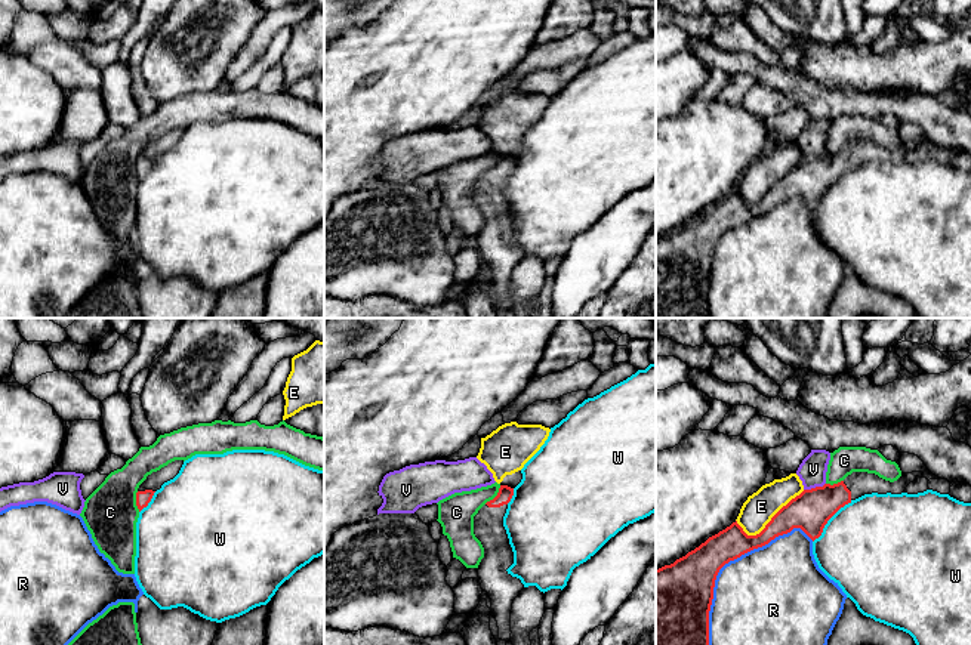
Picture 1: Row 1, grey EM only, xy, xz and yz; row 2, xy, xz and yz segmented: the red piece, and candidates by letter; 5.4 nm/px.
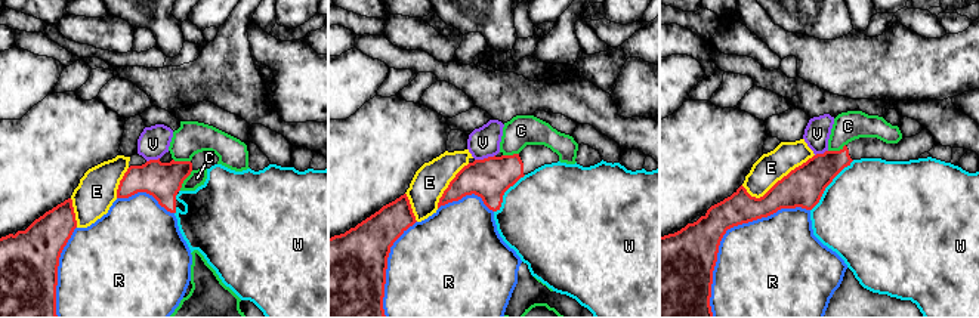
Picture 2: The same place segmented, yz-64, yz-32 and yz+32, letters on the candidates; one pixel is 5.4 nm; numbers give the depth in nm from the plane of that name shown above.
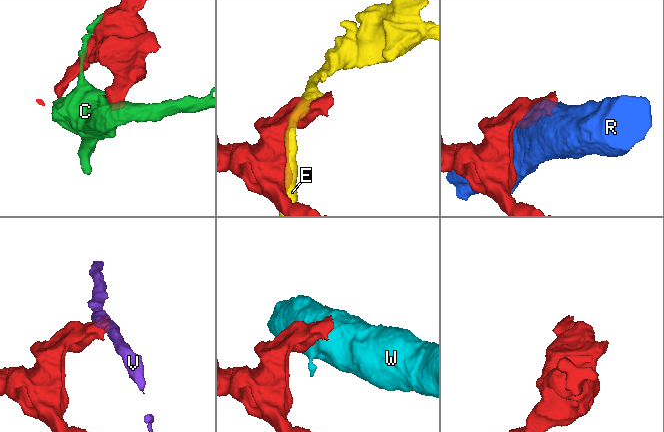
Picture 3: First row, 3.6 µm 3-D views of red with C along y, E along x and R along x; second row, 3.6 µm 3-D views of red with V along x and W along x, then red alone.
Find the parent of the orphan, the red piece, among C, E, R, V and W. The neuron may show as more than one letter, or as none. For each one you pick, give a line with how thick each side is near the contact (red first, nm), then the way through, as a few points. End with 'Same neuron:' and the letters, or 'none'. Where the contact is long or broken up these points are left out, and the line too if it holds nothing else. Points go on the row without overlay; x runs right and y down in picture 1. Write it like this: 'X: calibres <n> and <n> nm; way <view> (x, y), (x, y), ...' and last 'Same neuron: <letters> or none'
Same neuron: none

